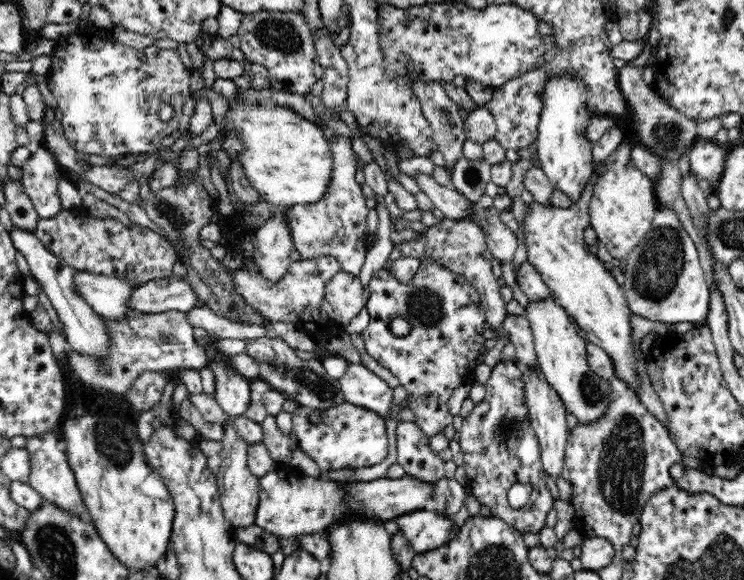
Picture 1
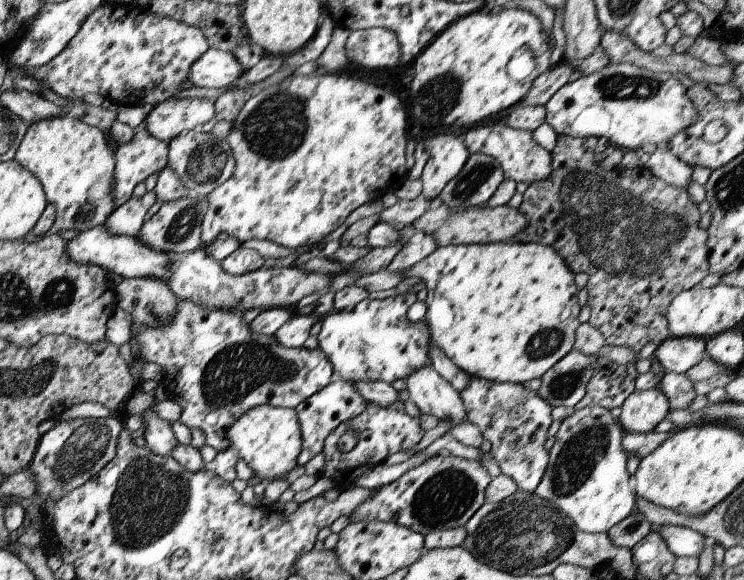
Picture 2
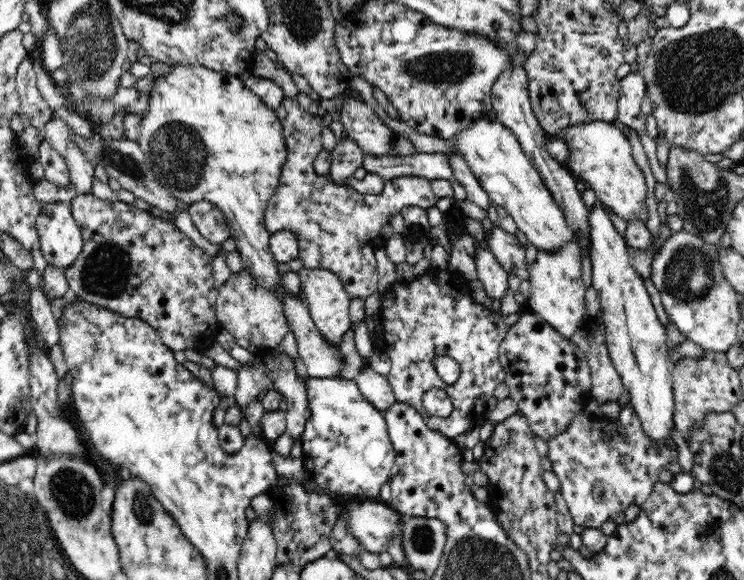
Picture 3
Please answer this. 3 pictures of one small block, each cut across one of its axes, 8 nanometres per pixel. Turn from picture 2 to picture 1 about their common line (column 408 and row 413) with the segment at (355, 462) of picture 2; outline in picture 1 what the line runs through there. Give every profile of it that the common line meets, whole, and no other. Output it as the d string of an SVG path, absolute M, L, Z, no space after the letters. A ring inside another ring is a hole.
M415 233L408 242L392 242L385 266L378 270L366 285L364 307L369 314L369 323L361 335L366 355L370 356L375 364L387 368L412 396L408 406L416 413L416 425L430 437L443 432L448 424L452 424L453 417L448 412L446 403L454 388L471 379L472 362L476 360L478 350L482 349L482 344L486 340L482 337L482 330L486 327L486 315L480 303L480 295L468 280L435 260L430 260L426 249L425 237L420 233ZM402 256L411 256L419 260L417 271L407 283L398 281L391 273L392 262ZM398 317L410 322L410 332L404 336L396 336L390 330L390 323Z

